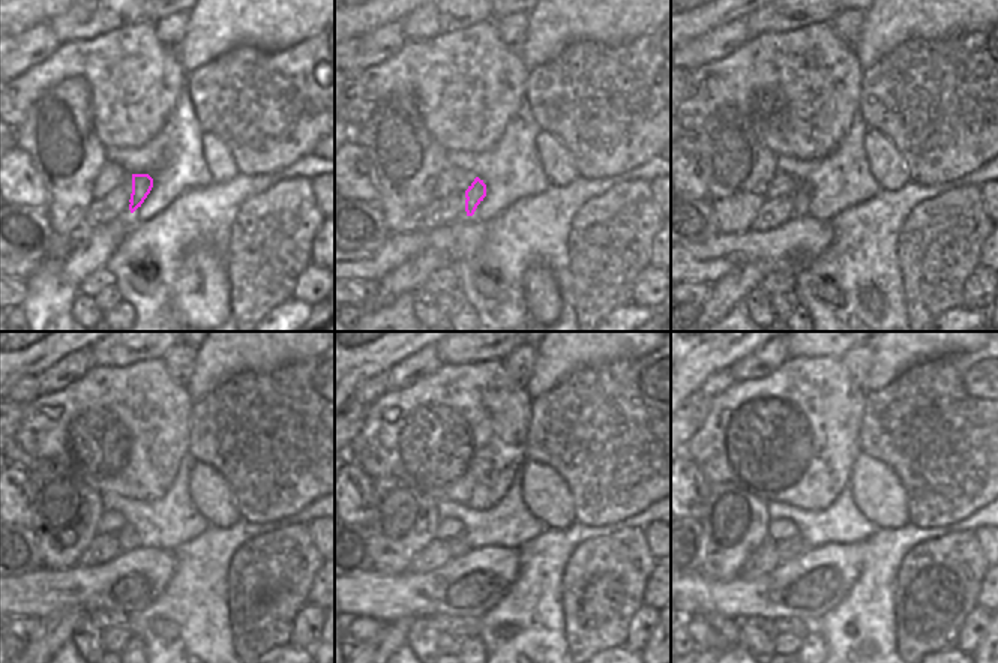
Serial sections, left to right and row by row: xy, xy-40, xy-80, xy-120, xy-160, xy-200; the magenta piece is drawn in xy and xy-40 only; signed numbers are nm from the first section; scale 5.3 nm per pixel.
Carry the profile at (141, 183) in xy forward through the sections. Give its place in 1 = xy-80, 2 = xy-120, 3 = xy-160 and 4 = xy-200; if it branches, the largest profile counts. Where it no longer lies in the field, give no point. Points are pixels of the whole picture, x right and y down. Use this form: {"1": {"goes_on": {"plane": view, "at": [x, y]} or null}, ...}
{"1": {"goes_on": {"plane": "xy-80", "at": [800, 203]}}, "2": {"goes_on": {"plane": "xy-120", "at": [126, 537]}}, "3": {"goes_on": {"plane": "xy-160", "at": [458, 546]}}, "4": {"goes_on": {"plane": "xy-200", "at": [788, 549]}}}

